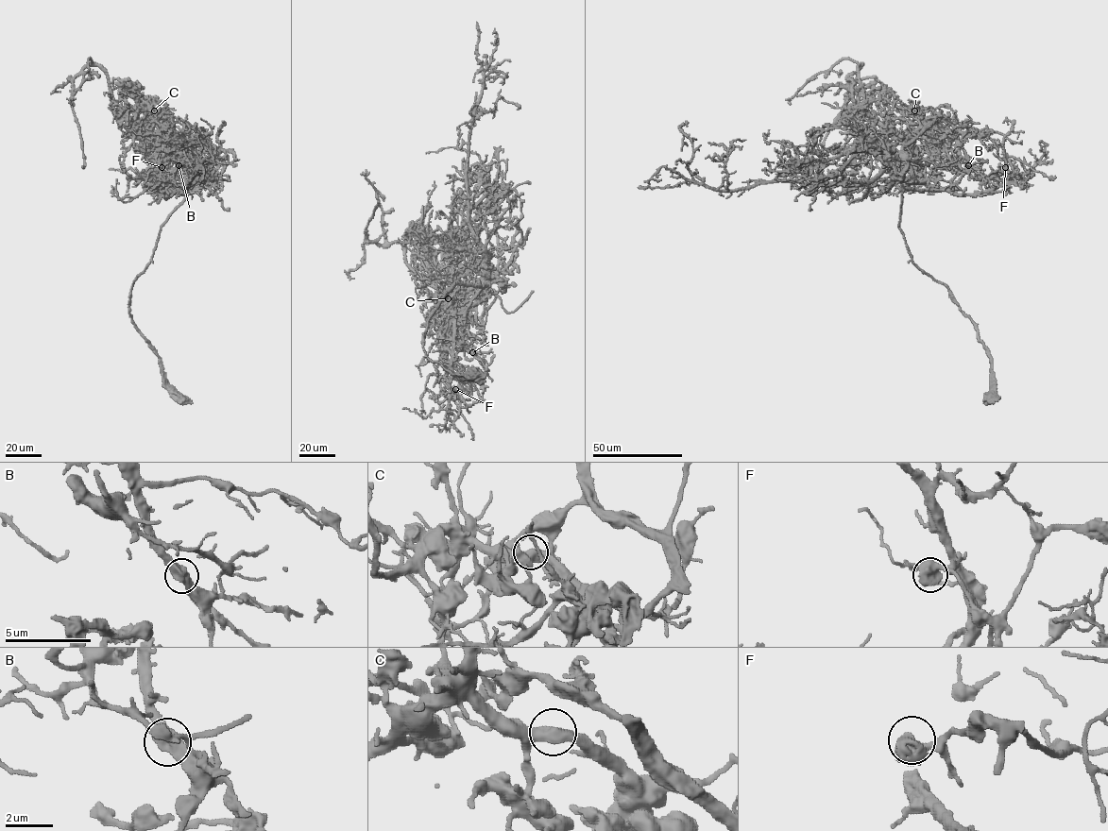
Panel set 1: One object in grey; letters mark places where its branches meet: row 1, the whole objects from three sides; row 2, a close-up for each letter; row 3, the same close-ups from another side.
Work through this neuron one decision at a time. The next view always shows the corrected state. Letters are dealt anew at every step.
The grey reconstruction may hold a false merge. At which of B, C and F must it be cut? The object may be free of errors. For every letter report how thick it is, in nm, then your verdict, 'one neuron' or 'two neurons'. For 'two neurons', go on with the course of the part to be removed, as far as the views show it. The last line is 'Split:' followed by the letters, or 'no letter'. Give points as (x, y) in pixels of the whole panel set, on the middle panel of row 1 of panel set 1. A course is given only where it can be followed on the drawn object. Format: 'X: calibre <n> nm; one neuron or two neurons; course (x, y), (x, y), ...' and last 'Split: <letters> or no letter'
B: calibre 550 nm; two neurons; course (472, 352), (465, 311), (488, 261), (469, 221), (468, 143), (483, 79), (506, 75), (478, 70)
C: calibre 550 nm; one neuron
F: calibre 600 nm; one neuron
Split: B

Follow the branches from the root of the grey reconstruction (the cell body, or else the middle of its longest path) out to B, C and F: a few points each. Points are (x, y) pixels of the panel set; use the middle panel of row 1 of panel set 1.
B: (472, 374), (454, 376), (423, 348), (429, 317), (454, 282), (484, 287), (466, 320), (452, 328), (472, 352)
C: (472, 374), (457, 377), (432, 362), (424, 332), (454, 282), (489, 283), (463, 292), (458, 304), (448, 298)
F: (472, 374), (454, 376), (423, 348), (454, 282), (484, 287), (448, 313), (455, 389)

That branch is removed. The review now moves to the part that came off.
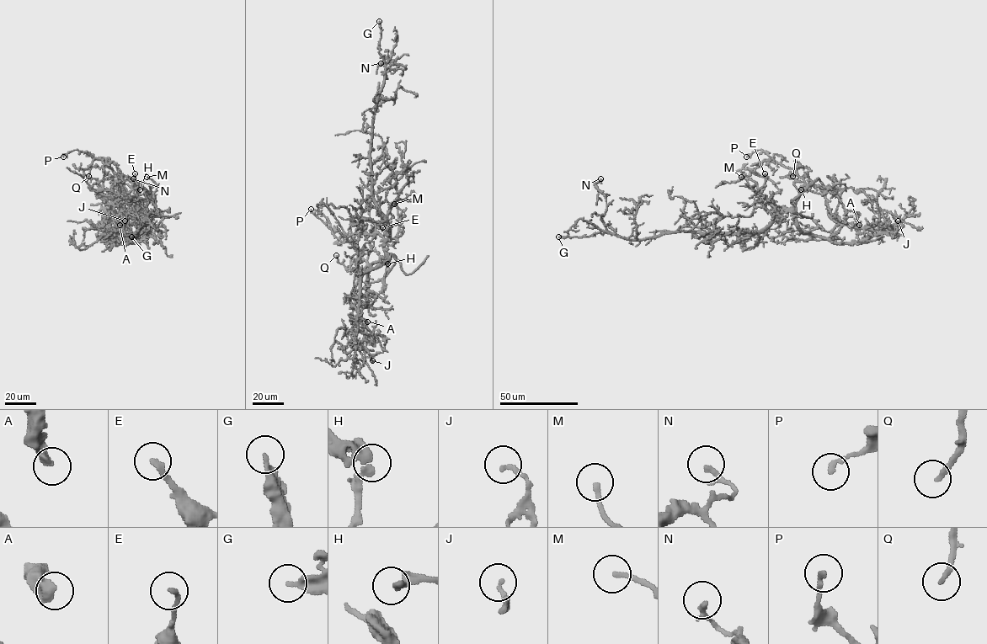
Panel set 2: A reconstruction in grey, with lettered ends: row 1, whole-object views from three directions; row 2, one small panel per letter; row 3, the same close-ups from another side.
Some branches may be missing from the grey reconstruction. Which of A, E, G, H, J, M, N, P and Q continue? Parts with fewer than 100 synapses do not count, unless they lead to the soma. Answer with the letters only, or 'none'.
none

